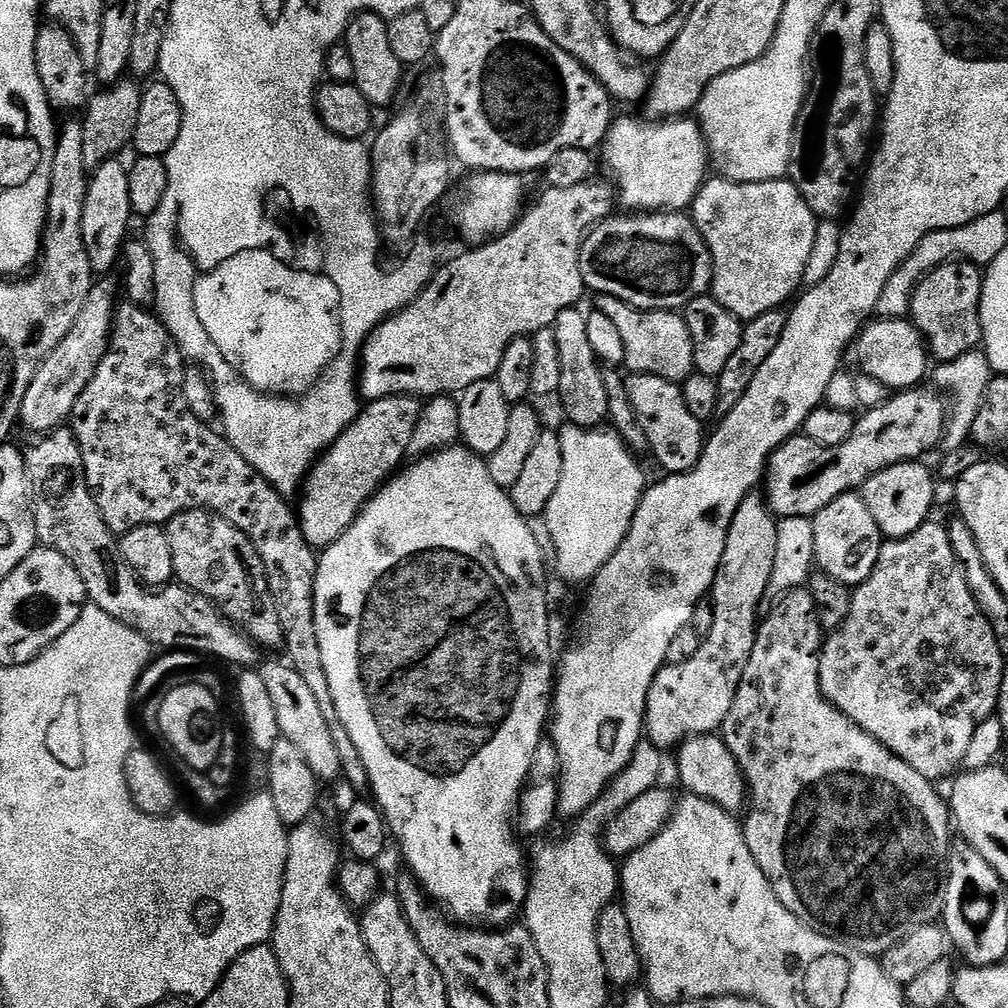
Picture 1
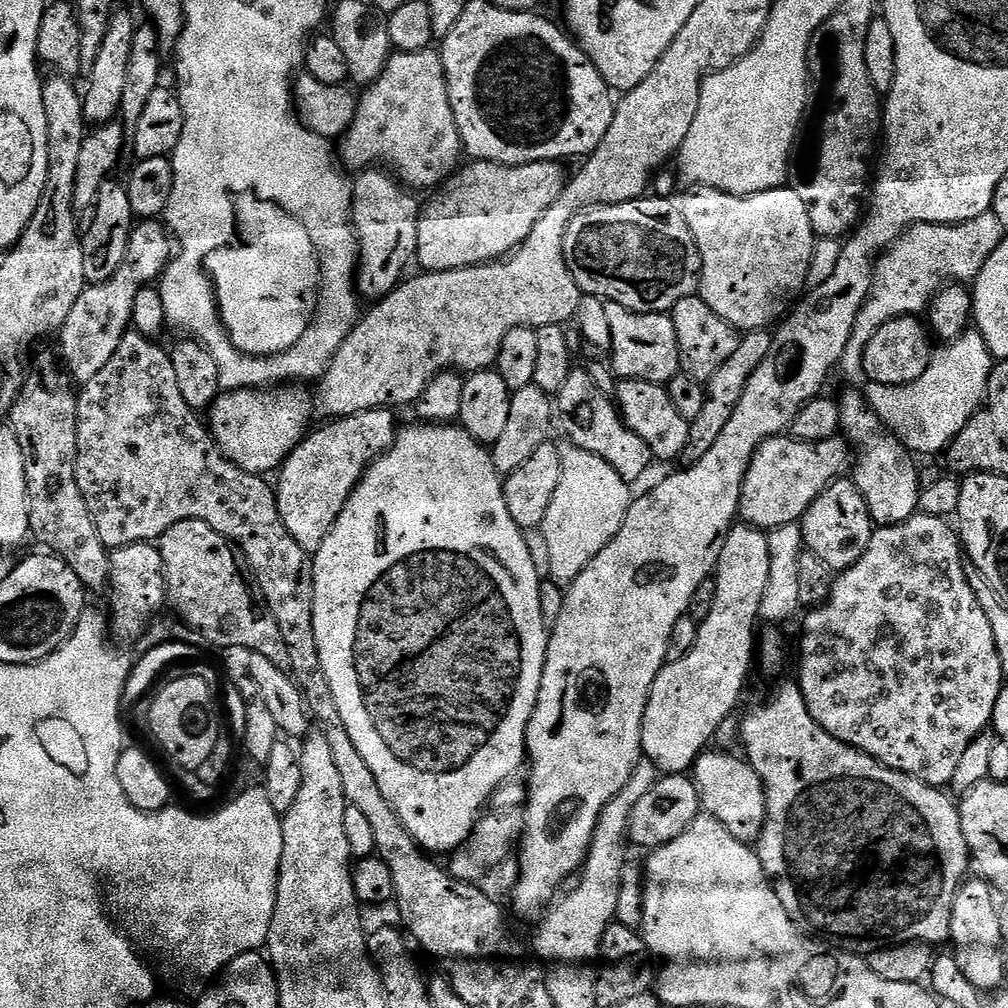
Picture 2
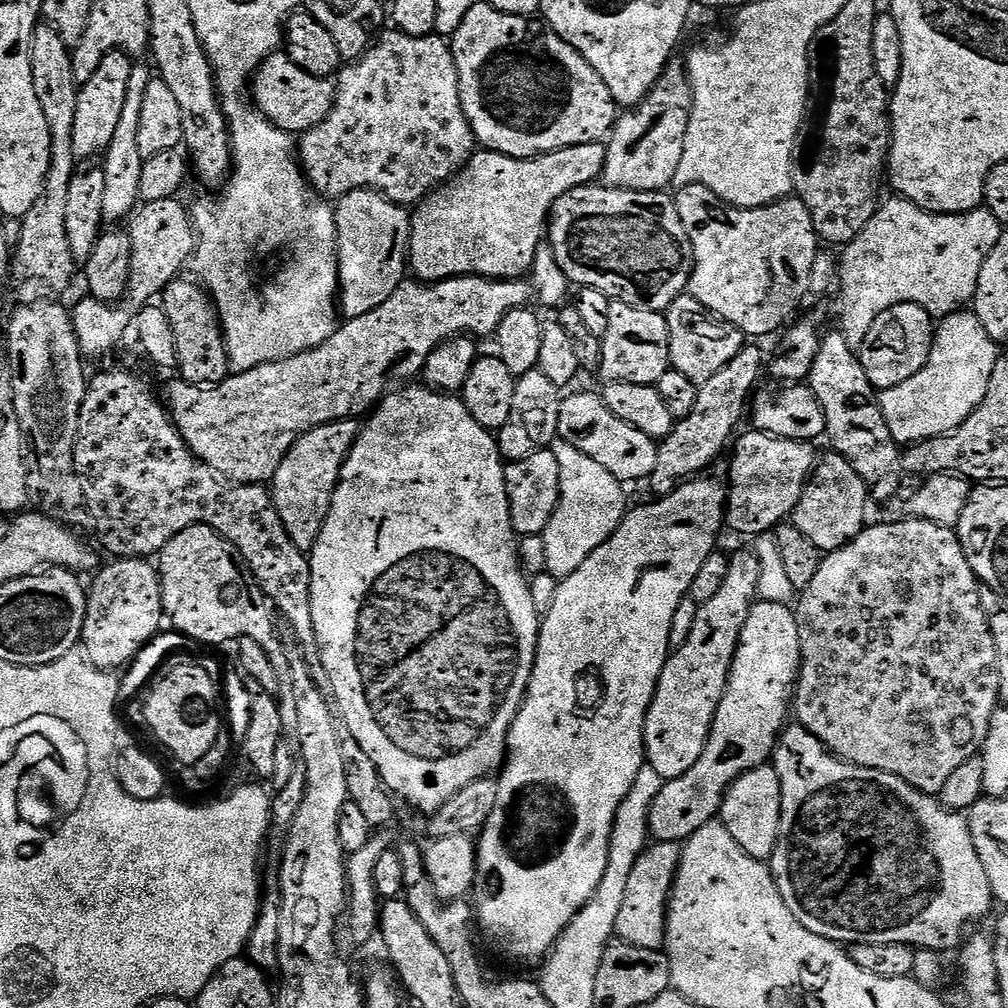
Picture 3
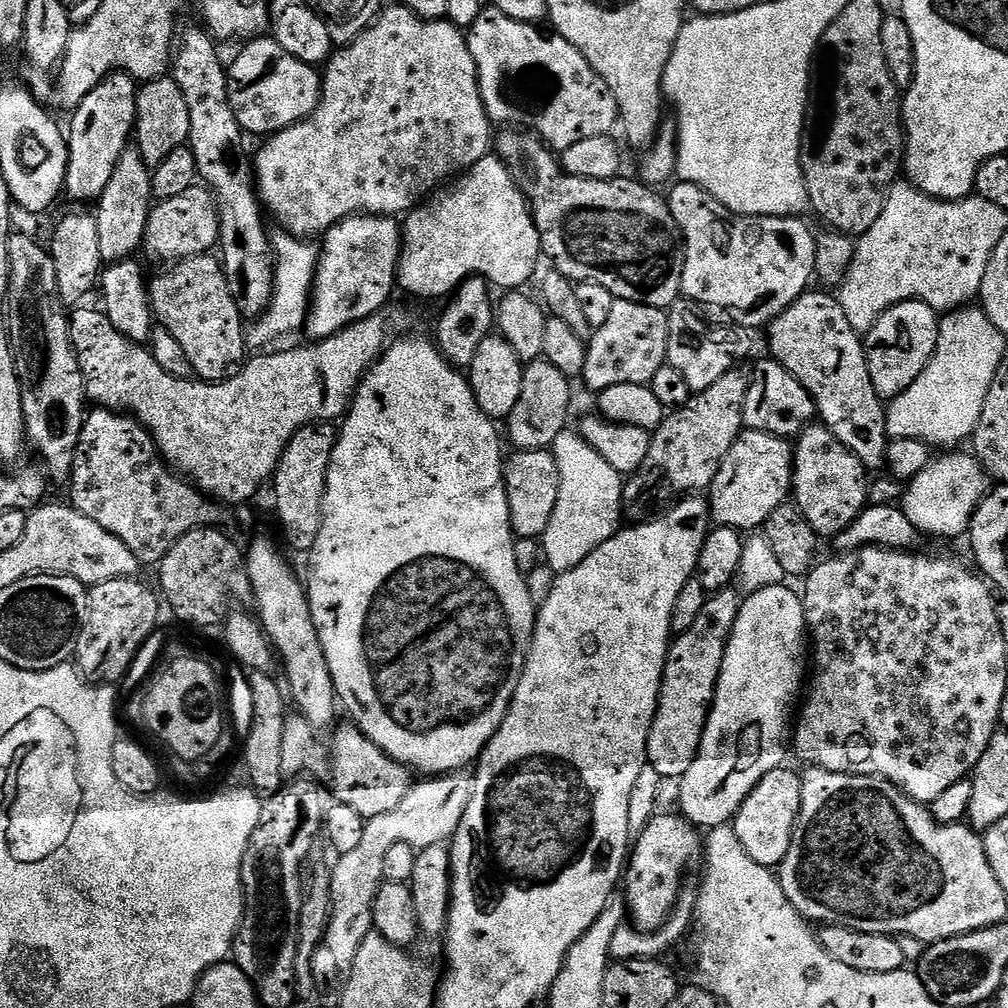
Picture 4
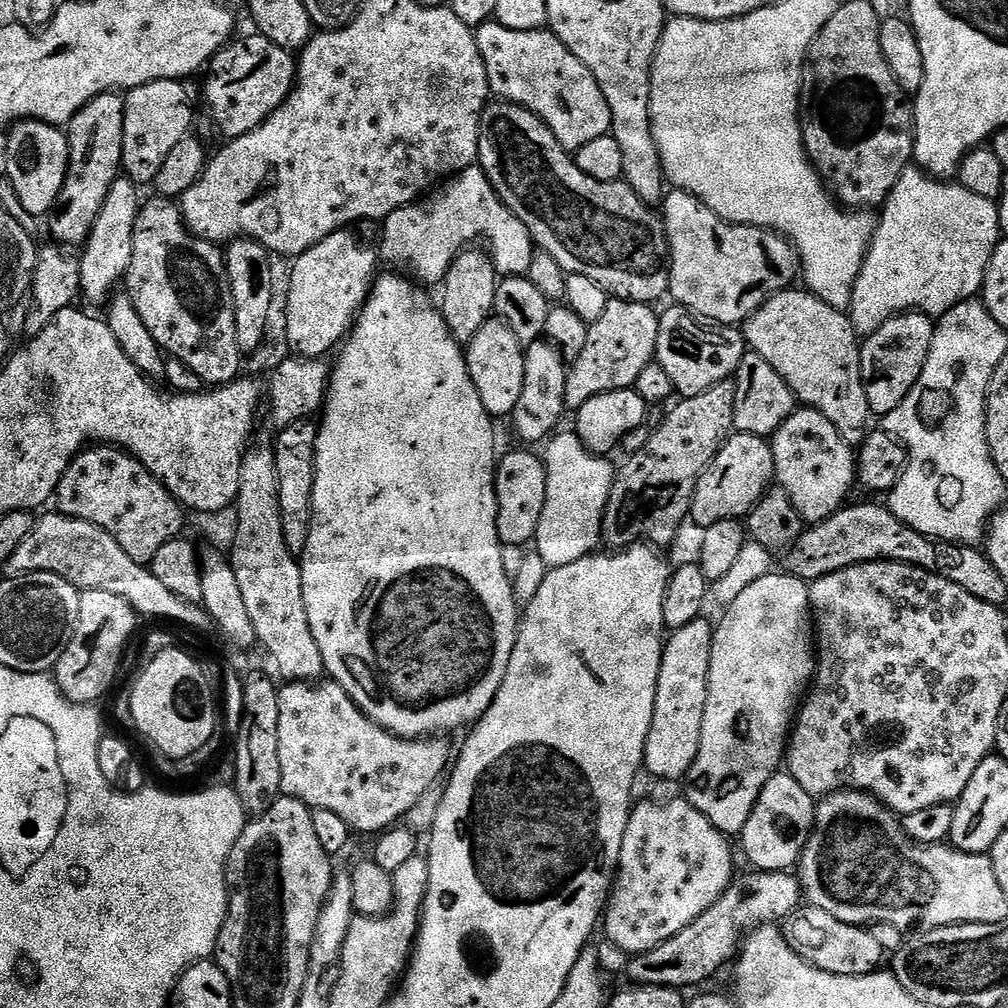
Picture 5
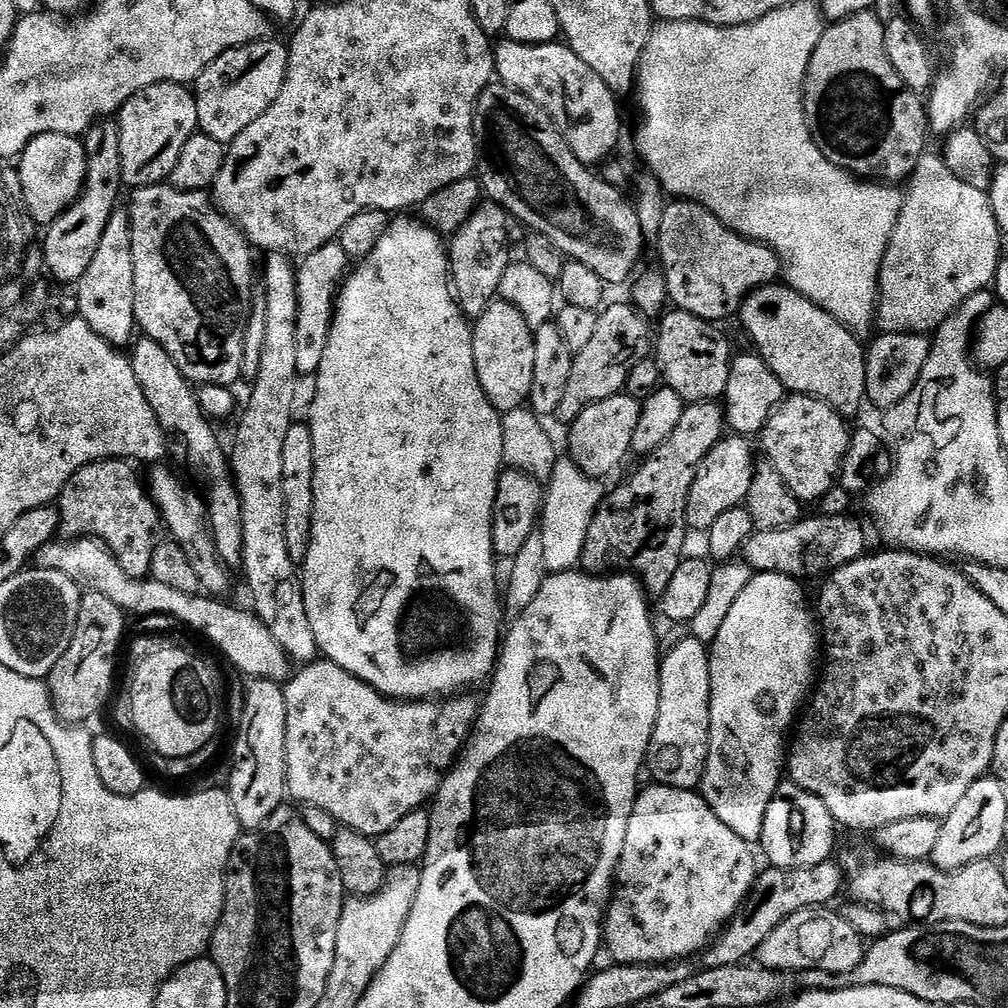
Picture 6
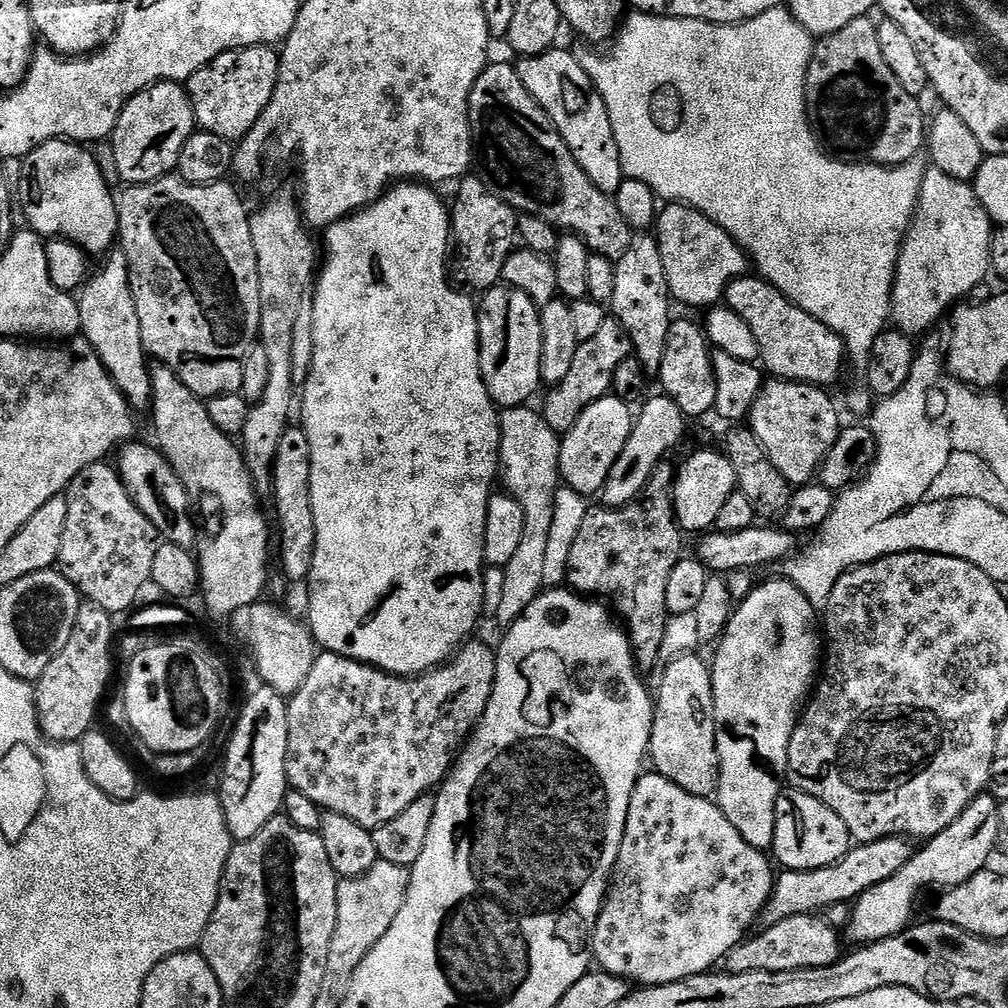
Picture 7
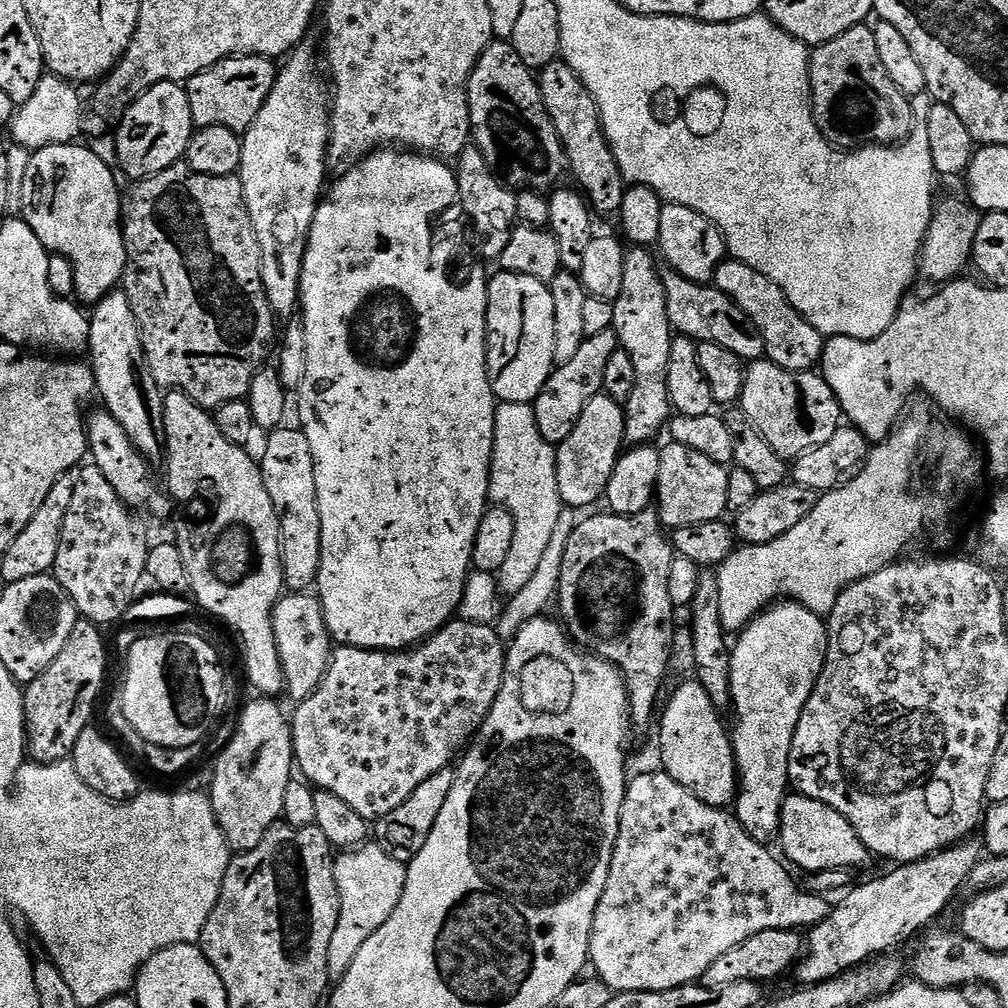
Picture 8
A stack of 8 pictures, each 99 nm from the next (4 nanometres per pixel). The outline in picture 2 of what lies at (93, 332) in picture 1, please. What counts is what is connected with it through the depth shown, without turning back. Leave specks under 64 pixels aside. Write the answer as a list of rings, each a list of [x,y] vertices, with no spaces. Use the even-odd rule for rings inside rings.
[[[159,219],[137,223],[126,246],[126,258],[122,258],[122,266],[118,266],[118,274],[101,284],[85,287],[84,292],[78,294],[78,302],[74,302],[58,333],[63,363],[77,385],[90,382],[90,378],[114,358],[114,350],[118,350],[122,338],[132,328],[134,298],[138,298],[138,290],[155,285],[168,269],[173,255],[173,237]]]

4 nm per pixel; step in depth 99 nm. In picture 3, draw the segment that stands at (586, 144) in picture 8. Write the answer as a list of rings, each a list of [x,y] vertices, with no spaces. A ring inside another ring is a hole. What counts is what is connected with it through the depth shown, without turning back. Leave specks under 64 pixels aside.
[[[478,2],[470,10],[470,14],[466,14],[466,18],[462,18],[462,26],[458,26],[458,30],[450,37],[454,62],[458,66],[462,110],[470,122],[472,132],[476,135],[477,145],[481,149],[488,149],[491,152],[501,152],[504,155],[512,156],[514,159],[531,160],[533,156],[562,150],[564,147],[582,146],[586,142],[607,141],[612,129],[616,127],[618,106],[614,102],[614,98],[610,94],[606,82],[602,82],[602,78],[598,78],[594,66],[590,66],[590,62],[586,62],[586,58],[582,58],[582,54],[578,54],[578,50],[574,50],[574,46],[567,44],[557,32],[551,30],[531,32],[528,29],[528,24],[530,24],[530,20],[527,16],[502,14],[498,10],[494,10],[494,6],[490,6],[486,2]]]

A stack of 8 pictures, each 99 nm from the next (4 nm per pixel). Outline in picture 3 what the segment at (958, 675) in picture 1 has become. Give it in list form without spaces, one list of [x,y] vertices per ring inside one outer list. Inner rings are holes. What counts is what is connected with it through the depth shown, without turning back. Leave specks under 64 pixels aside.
[[[907,518],[908,520],[896,520],[893,524],[876,524],[866,526],[858,534],[858,538],[854,538],[846,546],[842,546],[836,552],[829,552],[823,557],[818,566],[818,574],[814,574],[810,586],[806,586],[798,596],[794,604],[796,621],[798,622],[798,638],[800,639],[800,678],[796,685],[796,694],[794,697],[794,716],[798,723],[804,727],[810,734],[814,734],[814,738],[822,741],[832,753],[839,756],[841,760],[857,764],[863,768],[873,768],[874,770],[882,770],[894,774],[898,778],[902,778],[910,786],[914,786],[919,792],[927,792],[929,794],[939,794],[942,786],[946,786],[946,778],[950,778],[950,774],[954,774],[954,770],[958,770],[958,766],[962,766],[962,762],[966,762],[970,758],[978,755],[980,748],[984,744],[986,738],[986,730],[990,730],[990,718],[994,714],[994,710],[1001,703],[1000,699],[1000,679],[998,678],[998,650],[994,650],[994,634],[990,634],[990,626],[988,625],[988,615],[984,612],[984,607],[980,601],[981,583],[976,579],[974,570],[970,566],[970,562],[966,558],[966,554],[960,545],[960,538],[955,531],[947,524],[935,524],[929,520],[918,520],[915,518]]]

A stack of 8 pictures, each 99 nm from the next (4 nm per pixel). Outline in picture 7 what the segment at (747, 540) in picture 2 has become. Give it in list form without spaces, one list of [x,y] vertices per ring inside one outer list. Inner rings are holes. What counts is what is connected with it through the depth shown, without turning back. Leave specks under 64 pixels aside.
[[[680,656],[668,664],[660,680],[660,693],[654,696],[656,717],[652,723],[652,737],[648,743],[651,767],[659,776],[670,778],[674,786],[682,786],[695,796],[715,797],[720,763],[716,745],[716,723],[714,722],[714,690],[712,689],[711,667],[700,656]]]

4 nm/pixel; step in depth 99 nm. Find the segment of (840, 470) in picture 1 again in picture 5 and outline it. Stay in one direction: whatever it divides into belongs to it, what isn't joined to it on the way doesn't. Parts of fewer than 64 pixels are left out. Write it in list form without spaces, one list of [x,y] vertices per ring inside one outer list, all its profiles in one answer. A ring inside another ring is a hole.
[[[736,432],[725,442],[722,450],[718,450],[714,462],[710,462],[694,490],[691,523],[696,523],[697,529],[703,530],[714,526],[714,522],[743,521],[767,496],[775,479],[776,466],[771,443],[763,436]]]

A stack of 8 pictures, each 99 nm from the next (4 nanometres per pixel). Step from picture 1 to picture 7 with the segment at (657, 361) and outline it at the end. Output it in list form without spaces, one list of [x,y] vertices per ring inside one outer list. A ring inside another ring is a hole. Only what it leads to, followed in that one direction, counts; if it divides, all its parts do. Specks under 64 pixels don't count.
[[[605,318],[600,329],[592,337],[586,338],[578,346],[578,354],[574,354],[574,363],[562,382],[551,385],[547,389],[548,397],[544,400],[542,415],[546,426],[558,434],[569,432],[578,422],[578,417],[586,411],[586,406],[598,402],[598,398],[609,395],[614,382],[614,370],[626,362],[628,356],[633,355],[630,334],[614,318]]]

